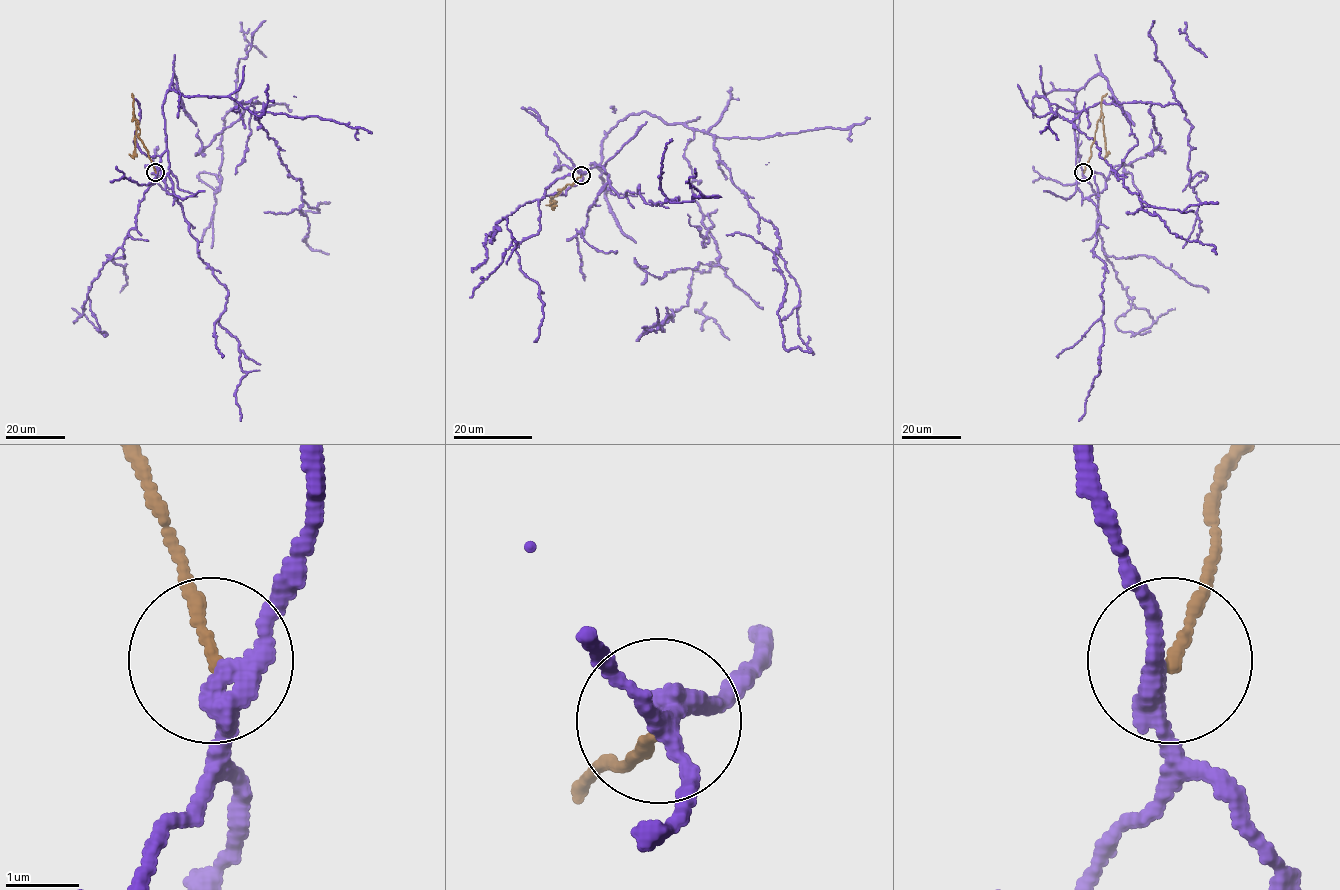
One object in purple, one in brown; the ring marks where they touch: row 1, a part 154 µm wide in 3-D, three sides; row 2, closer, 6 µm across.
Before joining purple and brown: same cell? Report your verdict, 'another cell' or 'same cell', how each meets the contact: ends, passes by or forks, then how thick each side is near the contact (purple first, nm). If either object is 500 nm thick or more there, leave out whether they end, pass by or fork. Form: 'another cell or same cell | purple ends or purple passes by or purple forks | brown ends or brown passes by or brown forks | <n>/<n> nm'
another cell | purple passes by | brown ends | 300/160 nm

